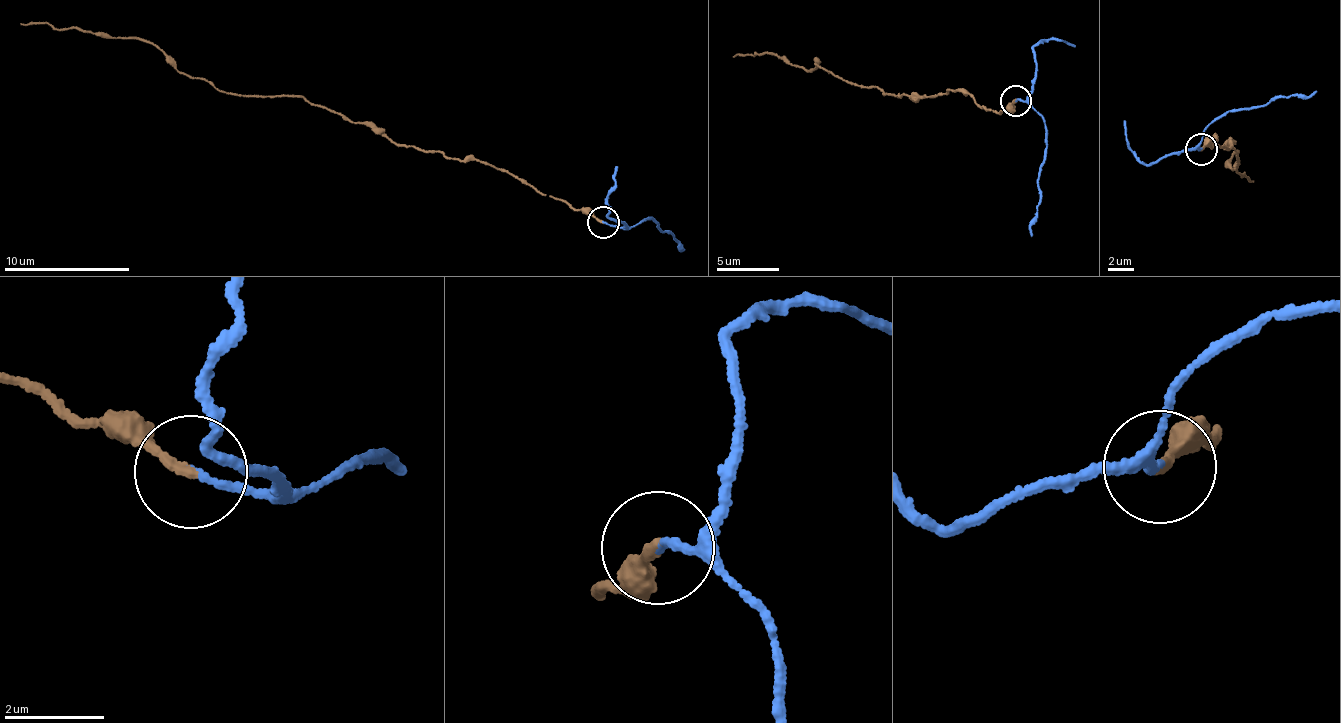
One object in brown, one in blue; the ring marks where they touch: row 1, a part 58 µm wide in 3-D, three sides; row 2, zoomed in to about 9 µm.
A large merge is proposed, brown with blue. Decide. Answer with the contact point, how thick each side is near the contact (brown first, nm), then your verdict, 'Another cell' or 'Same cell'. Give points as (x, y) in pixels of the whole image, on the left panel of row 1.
Place: (603, 222). Thickness 190 nm (brown) against 130 nm. Same cell

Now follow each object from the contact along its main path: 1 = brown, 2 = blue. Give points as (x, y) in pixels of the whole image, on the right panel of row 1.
1: (1202, 150), (1214, 134), (1207, 141), (1234, 142), (1239, 163), (1231, 168), (1236, 152), (1237, 173), (1253, 179)
2: (1202, 150), (1200, 144), (1210, 122), (1240, 108), (1317, 91)

